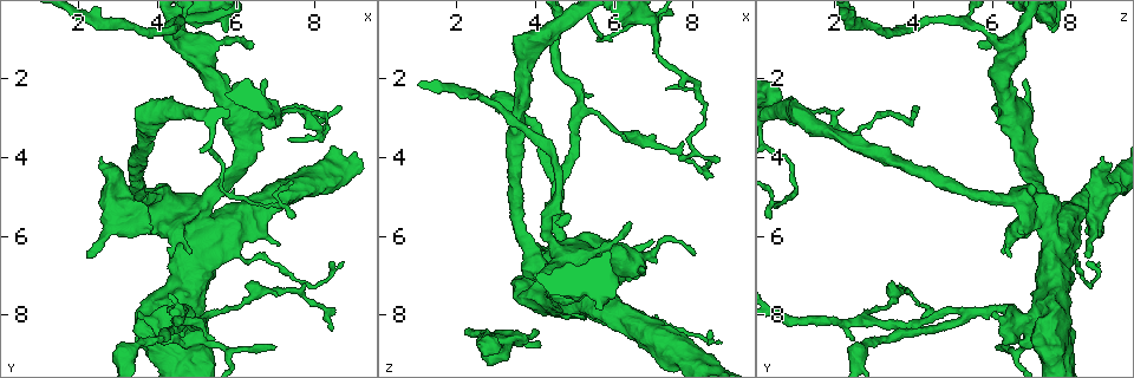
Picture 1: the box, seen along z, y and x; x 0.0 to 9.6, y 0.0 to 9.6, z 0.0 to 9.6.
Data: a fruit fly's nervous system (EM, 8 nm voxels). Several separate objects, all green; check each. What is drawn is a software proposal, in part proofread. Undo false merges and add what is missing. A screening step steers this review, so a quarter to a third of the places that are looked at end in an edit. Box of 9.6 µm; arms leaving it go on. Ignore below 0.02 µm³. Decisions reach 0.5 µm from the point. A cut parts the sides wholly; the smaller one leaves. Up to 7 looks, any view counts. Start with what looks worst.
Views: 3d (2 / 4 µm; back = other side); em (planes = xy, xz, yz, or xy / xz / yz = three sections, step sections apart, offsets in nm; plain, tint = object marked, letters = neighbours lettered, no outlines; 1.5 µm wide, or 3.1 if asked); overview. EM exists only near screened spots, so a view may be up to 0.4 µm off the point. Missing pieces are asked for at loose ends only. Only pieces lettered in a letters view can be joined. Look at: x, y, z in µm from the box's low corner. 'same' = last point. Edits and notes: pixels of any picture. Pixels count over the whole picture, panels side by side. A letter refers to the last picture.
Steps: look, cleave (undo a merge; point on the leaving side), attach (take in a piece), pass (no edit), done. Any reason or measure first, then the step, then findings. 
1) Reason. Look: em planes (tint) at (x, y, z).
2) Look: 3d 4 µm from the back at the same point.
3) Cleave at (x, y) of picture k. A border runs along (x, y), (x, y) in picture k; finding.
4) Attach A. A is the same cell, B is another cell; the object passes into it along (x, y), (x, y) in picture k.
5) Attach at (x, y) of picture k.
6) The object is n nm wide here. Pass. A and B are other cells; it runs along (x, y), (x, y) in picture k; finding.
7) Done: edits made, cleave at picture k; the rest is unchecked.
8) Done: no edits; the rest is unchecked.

An open end. Look: em xz step 8 (tint) at (4.10, 5.90, 8.70).

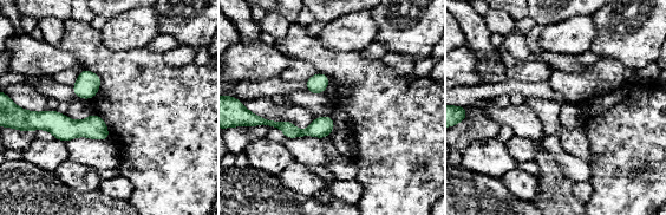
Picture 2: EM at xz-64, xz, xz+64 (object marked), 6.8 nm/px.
Look: em planes (letters) at the same point.

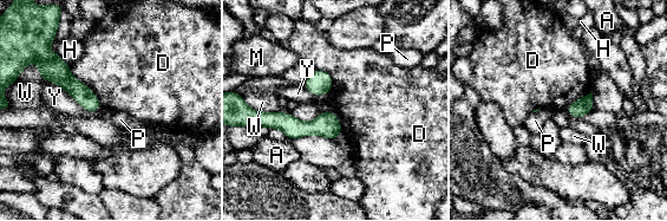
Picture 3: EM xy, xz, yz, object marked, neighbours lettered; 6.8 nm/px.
Pass. A, D, H, M, P, W and Y are other cells; it runs along (265, 123), (338, 131) in picture 3; none of them fits.

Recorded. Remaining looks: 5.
Branch stops here. Look: em planes (letters) at (2.20, 6.55, 8.45).

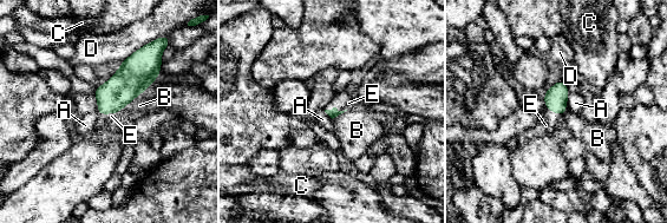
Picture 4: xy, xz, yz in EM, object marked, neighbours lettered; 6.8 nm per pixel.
Attach E. E is the same cell, A, B, C and D are other cells; the object passes into it along (333, 112), (335, 107), (341, 100) in picture 4; the cell continues.

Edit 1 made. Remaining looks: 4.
Three-way junction. Look: em xz step 4 (tint) at (4.55, 8.00, 5.45).

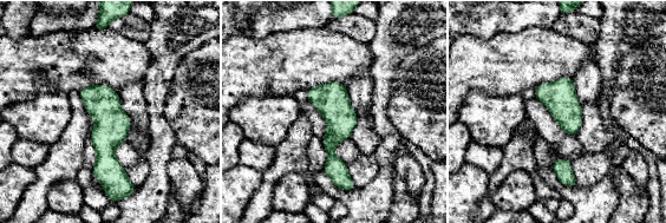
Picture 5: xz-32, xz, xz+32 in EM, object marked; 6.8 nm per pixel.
Cut it another way. Look: em planes (tint) at the same point.

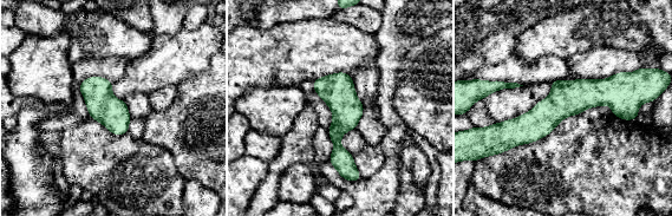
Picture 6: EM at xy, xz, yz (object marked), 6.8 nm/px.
See the neighbours. Look: em planes (letters) at the same point.

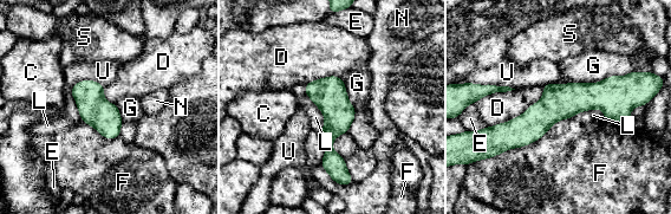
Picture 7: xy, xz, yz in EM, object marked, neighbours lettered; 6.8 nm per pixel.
The object is 220 nm wide here. Pass. C, D, E, F, G, L, N, S and U are other cells; it runs along (630, 102), (567, 99), (492, 129) in picture 7; continuous, no second cell.

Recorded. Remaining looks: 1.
Done: edits made, attach at picture 4; the rest is unchecked.

